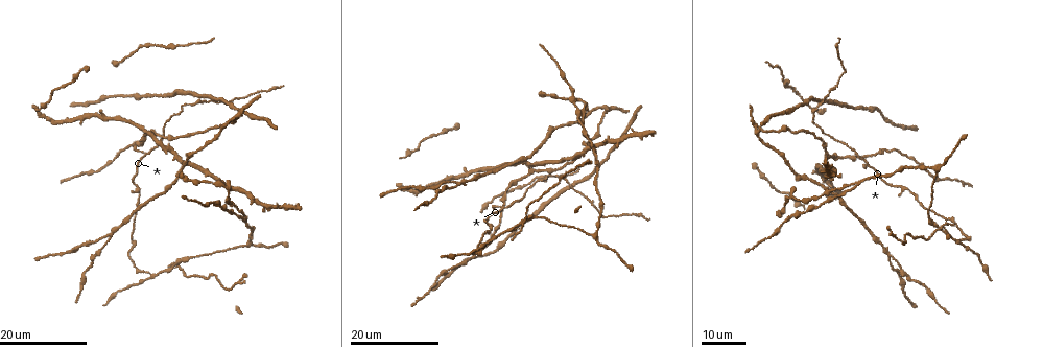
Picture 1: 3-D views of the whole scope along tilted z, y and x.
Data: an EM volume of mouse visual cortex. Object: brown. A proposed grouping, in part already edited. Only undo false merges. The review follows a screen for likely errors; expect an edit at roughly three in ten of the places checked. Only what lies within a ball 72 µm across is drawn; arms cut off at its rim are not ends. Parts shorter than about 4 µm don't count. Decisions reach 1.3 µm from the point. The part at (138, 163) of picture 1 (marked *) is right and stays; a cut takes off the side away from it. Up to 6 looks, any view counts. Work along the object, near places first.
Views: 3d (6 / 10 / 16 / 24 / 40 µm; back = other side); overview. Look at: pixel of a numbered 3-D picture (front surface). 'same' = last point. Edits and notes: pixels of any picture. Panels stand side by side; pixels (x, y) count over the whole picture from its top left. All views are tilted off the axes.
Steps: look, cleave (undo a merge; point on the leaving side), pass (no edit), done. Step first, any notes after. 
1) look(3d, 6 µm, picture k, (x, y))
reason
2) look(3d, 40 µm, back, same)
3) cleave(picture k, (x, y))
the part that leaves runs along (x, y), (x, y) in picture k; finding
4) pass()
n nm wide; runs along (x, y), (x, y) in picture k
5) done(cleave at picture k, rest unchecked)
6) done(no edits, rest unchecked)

look(3d, 24 µm, picture 1, (762, 130))
three arms meet

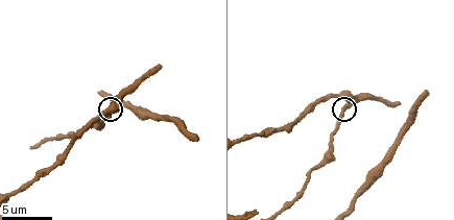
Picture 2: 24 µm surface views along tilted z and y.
look(3d, 6 µm, picture 2, (344, 108))

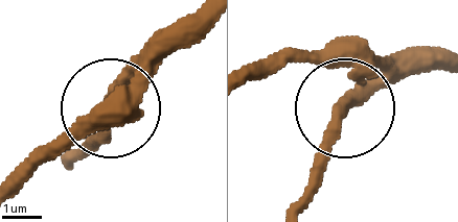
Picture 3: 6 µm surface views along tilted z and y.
pass()
3 arms; runs along (294, 207), (336, 113), (420, 48) in picture 3; all the same neuron

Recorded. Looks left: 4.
look(3d, 16 µm, picture 1, (549, 201))

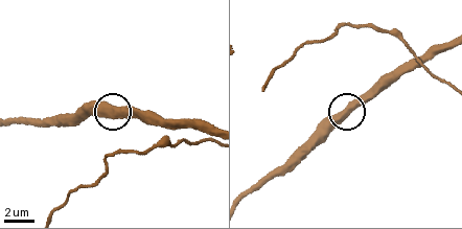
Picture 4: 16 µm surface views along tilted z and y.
look(3d, 10 µm, picture 4, (108, 105))

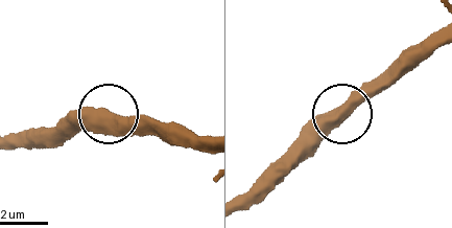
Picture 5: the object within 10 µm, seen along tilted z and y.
pass()
continuous, no second neuron

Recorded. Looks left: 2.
look(3d, 16 µm, picture 1, (491, 240))
side arm on a straight run

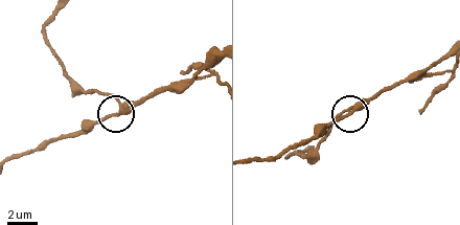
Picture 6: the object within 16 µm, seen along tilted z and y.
look(3d, 6 µm, picture 6, (120, 112))
zoom in

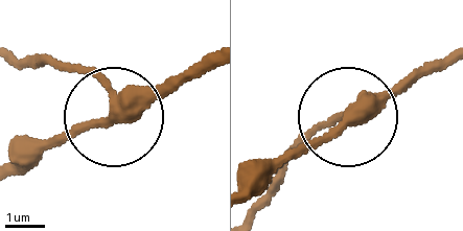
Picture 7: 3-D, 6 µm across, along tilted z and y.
pass()
runs along (256, 205), (321, 124), (348, 115), (251, 194) in picture 7; all the same neuron

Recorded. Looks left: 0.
done(no edits, rest unchecked)

